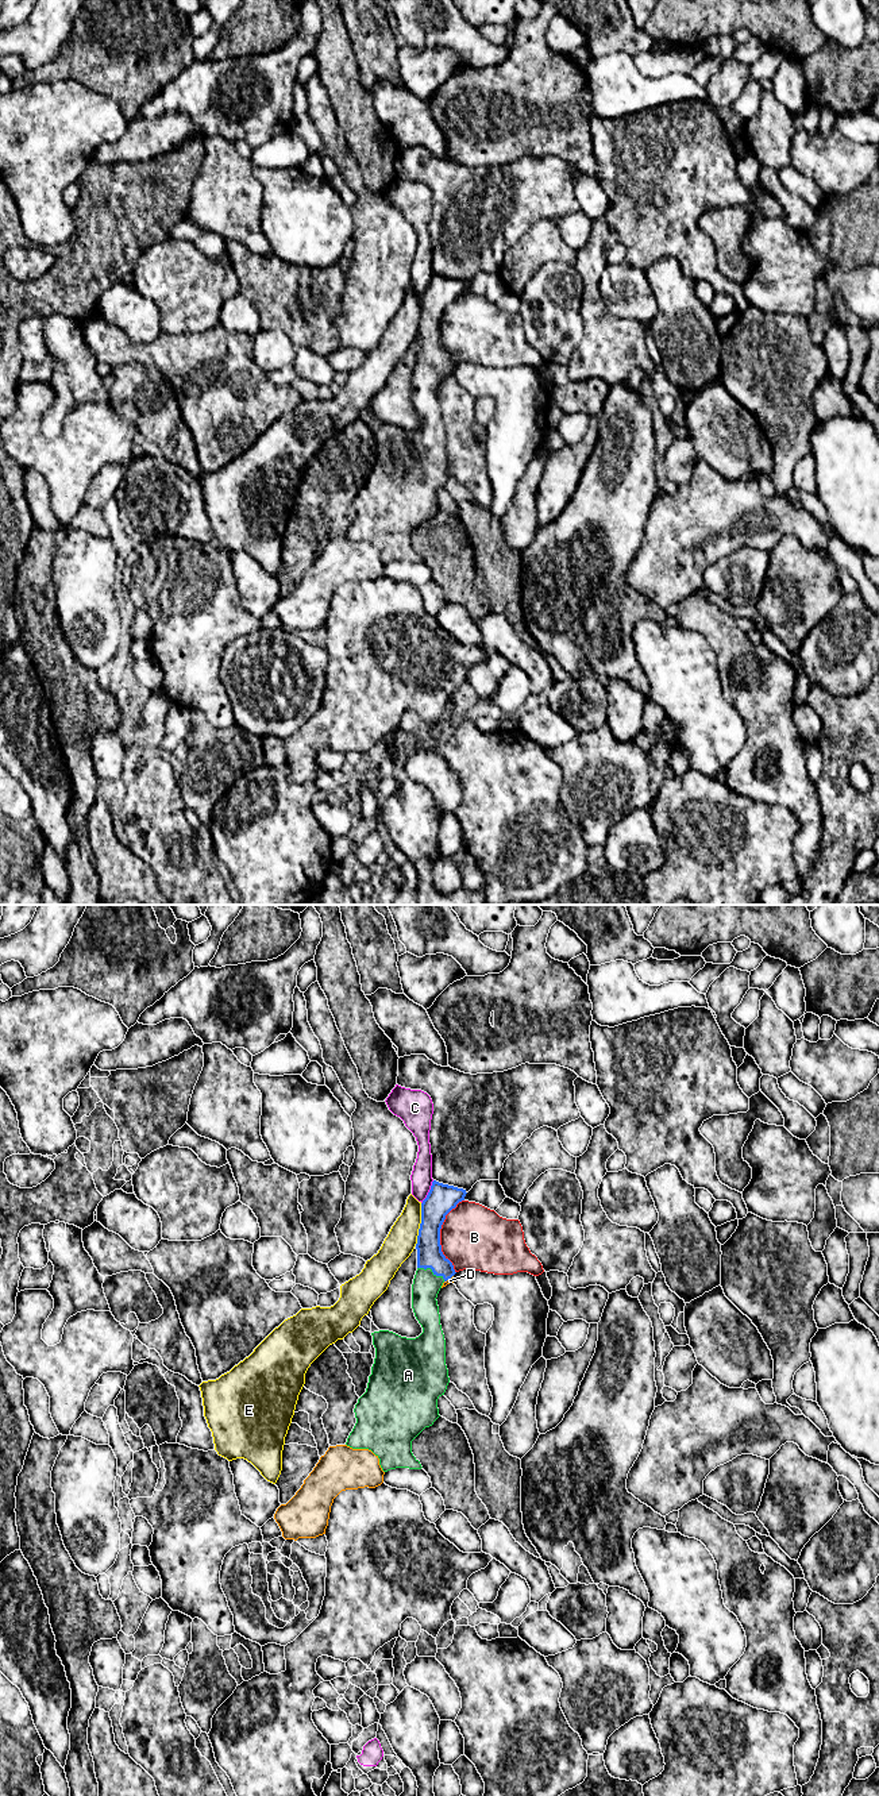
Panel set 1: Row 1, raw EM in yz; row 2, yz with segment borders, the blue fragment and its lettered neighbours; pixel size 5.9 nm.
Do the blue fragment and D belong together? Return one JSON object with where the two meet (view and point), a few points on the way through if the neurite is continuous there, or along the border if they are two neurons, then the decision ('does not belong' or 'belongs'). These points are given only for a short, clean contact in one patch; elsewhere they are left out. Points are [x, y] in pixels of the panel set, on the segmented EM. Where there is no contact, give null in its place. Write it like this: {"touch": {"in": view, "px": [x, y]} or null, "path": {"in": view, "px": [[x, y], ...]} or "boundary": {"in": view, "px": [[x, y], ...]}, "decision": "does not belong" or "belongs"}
{"touch": {"in": "yz", "px": [448, 1278]}, "boundary": {"in": "yz", "px": [[453, 1275], [444, 1282]]}, "decision": "does not belong"}

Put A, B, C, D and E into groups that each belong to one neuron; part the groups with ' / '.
A / B / C / D / E

